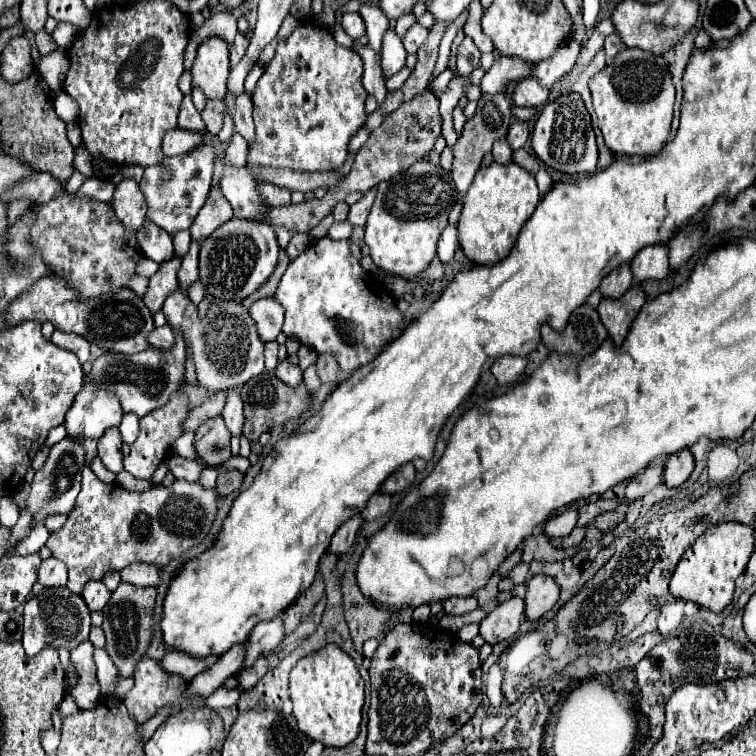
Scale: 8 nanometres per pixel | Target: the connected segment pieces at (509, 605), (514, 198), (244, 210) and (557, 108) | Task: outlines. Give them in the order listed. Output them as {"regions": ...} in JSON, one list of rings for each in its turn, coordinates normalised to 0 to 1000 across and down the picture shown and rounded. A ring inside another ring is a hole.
{"regions":[[[[675,790],[667,798],[659,798],[643,816],[635,821],[635,840],[643,851],[656,853],[683,840],[693,811],[693,795],[688,790]]],[[[651,216],[632,224],[622,250],[614,258],[614,274],[606,292],[606,319],[614,337],[632,351],[653,351],[667,343],[683,321],[690,298],[706,282],[712,266],[714,255],[709,237],[688,218]]],[[[296,210],[296,229],[291,234],[291,250],[296,261],[304,266],[312,287],[333,290],[333,287],[344,287],[349,276],[357,276],[349,261],[344,261],[341,247],[344,242],[333,234],[333,229],[325,221],[312,224],[302,218],[302,213]]],[[[743,123],[733,134],[725,134],[714,147],[706,168],[701,192],[706,202],[730,224],[743,229],[786,229],[791,216],[788,181],[780,163],[780,149],[765,123]]]]}

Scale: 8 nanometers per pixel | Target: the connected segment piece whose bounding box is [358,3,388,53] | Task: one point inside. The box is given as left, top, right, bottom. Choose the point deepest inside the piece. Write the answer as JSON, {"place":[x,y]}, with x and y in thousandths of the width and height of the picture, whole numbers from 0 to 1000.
{"place":[497,29]}

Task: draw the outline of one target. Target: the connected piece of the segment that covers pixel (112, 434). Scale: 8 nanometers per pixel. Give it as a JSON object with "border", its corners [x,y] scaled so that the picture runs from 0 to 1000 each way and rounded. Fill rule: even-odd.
{"border":[[[153,565],[143,567],[143,573],[138,573],[138,578],[130,581],[130,604],[135,607],[143,623],[161,623],[161,578]]]}

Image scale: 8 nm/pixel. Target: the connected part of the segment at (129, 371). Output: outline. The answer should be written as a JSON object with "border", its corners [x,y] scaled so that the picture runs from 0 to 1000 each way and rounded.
{"border":[[[230,435],[229,439],[233,456],[225,462],[193,462],[177,470],[138,467],[122,480],[122,491],[116,493],[116,501],[122,501],[127,512],[148,515],[159,525],[164,546],[180,546],[183,552],[190,552],[193,546],[212,541],[214,536],[222,533],[225,522],[233,520],[243,507],[246,456],[238,437]]]}

